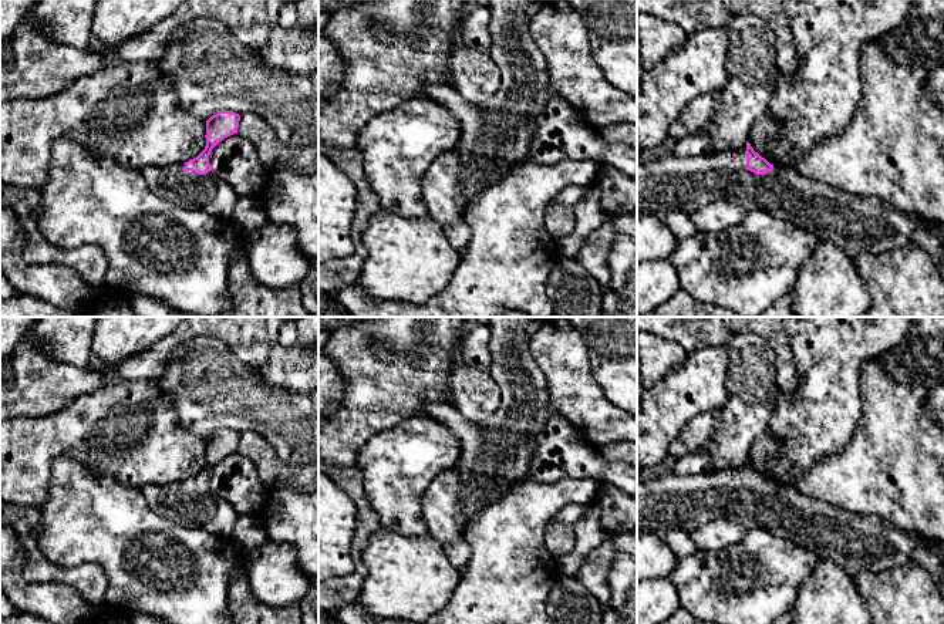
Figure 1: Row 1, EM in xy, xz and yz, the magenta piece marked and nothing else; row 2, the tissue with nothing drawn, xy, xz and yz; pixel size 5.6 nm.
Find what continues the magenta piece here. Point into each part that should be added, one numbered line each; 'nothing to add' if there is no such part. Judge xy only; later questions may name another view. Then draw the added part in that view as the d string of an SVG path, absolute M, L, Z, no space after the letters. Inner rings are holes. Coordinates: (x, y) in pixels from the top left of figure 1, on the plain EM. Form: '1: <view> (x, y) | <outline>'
1: xy (209, 512) | M185 482L146 485L141 489L148 507L158 516L185 526L230 537L240 513L212 489L198 493L183 488Z

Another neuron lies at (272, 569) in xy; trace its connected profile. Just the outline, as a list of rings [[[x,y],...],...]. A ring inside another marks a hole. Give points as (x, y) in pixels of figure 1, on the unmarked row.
[[[267,540],[242,559],[250,591],[266,607],[299,604],[313,584],[299,569],[297,550],[290,543]]]

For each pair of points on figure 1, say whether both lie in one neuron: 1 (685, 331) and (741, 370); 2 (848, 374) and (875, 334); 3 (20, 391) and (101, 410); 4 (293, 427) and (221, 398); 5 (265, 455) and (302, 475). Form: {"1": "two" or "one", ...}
{"1": "two", "2": "one", "3": "two", "4": "one", "5": "one"}

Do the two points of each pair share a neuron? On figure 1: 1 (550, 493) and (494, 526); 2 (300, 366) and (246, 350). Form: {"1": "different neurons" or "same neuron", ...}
{"1": "same neuron", "2": "different neurons"}

